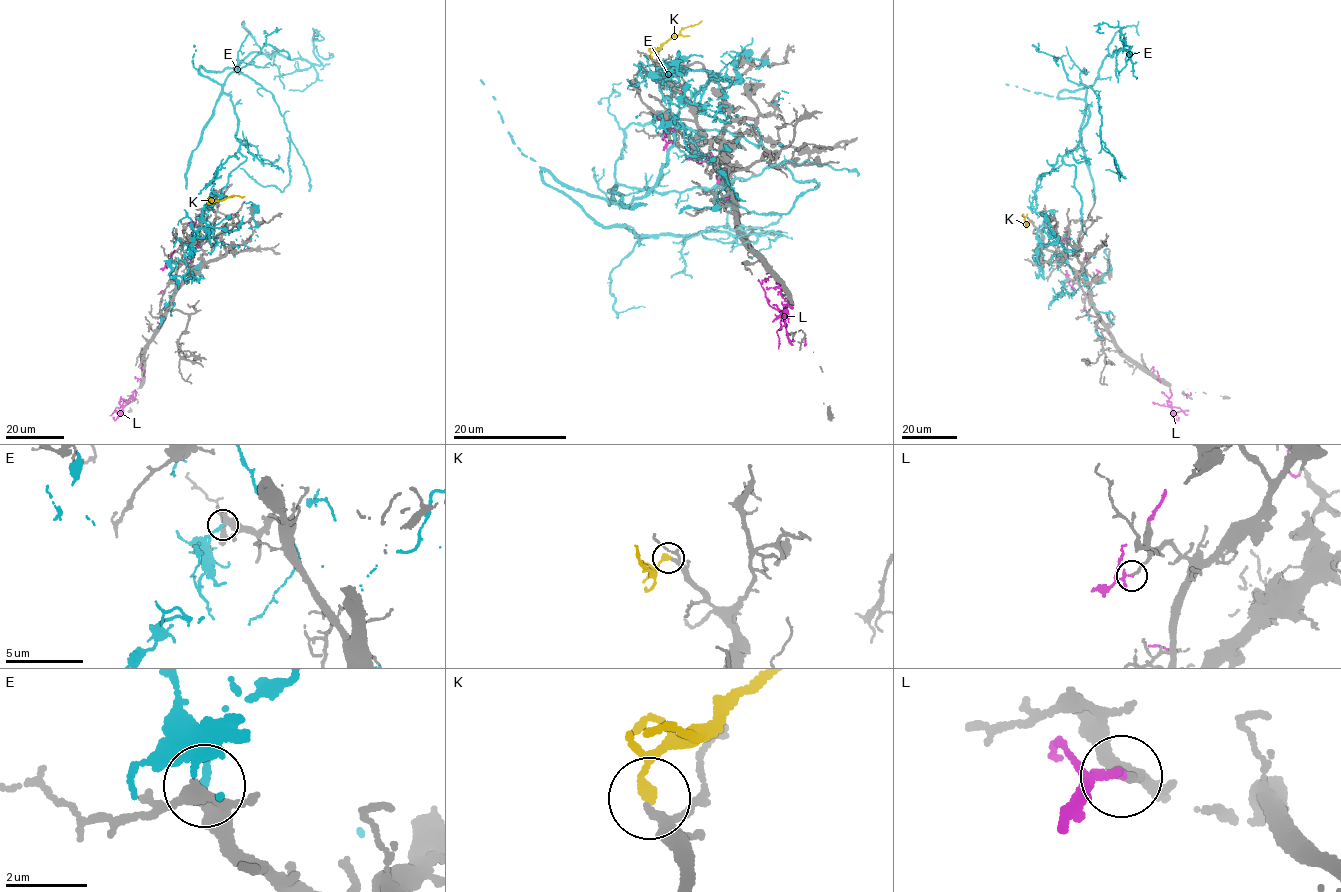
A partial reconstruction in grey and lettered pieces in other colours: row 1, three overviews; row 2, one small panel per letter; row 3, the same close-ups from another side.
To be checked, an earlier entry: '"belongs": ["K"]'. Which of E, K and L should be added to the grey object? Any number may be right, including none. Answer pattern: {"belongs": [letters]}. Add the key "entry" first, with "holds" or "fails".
{"entry": "holds", "belongs": ["K"]}

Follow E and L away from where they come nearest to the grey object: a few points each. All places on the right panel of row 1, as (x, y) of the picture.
E: (1066, 278), (1071, 296), (1079, 279), (1031, 209), (1089, 115), (1058, 93), (1130, 49), (1118, 27), (1103, 32)
L: (1072, 285), (1087, 295), (1109, 335), (1157, 371), (1161, 391), (1175, 412), (1187, 409), (1186, 395), (1190, 392)

